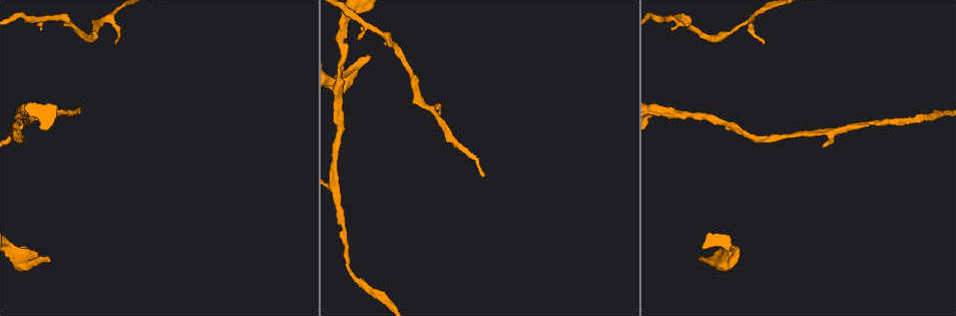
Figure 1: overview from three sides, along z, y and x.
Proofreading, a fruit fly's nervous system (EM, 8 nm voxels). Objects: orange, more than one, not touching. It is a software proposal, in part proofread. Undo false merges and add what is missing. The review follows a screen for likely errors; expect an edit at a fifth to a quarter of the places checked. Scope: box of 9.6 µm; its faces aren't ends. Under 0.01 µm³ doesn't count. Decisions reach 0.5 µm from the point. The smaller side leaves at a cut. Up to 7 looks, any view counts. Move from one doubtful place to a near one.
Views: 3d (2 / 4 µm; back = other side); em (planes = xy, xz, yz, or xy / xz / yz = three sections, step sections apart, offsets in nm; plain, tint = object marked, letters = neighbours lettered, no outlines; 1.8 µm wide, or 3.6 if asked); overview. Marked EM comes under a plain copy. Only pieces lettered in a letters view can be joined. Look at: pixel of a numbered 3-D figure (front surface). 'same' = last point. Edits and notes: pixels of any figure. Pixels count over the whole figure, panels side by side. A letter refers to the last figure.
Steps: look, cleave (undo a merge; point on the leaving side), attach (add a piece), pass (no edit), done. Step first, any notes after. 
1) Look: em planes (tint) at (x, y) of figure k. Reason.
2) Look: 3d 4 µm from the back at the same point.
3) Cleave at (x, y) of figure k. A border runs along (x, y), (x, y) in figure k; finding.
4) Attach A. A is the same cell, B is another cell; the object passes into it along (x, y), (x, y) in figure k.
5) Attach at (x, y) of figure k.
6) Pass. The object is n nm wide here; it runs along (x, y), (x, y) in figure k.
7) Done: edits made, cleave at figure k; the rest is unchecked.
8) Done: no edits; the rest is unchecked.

Look: 3d 2 µm at (116, 44) of figure 1. Thin end.

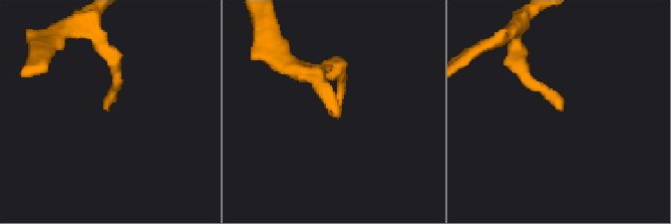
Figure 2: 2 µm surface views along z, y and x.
Look: em xy step 4 (tint) at (330, 113) of figure 2.

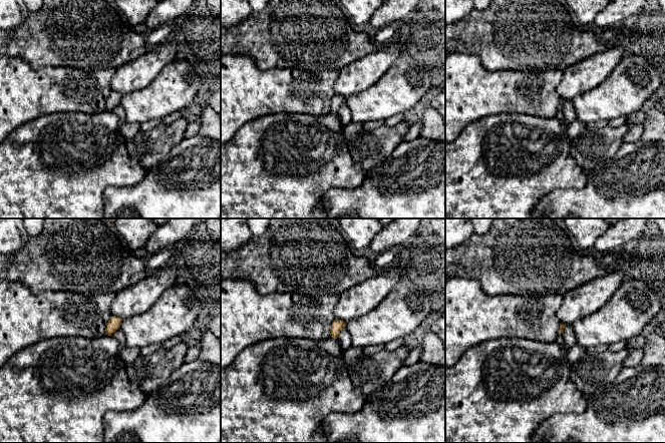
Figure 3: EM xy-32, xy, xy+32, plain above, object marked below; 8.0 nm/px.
Look: em xy step 4 (letters) at the same point. See the neighbours.

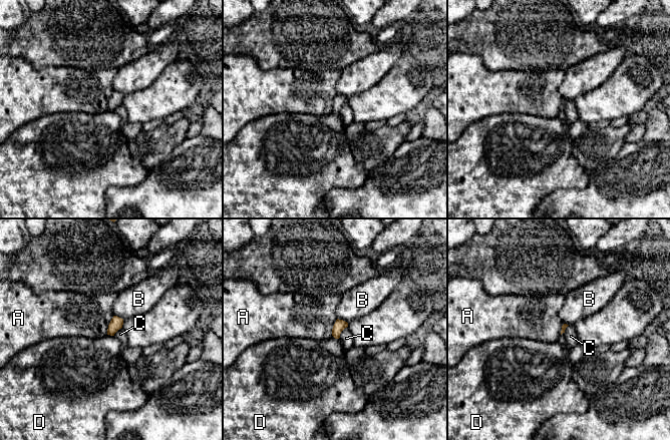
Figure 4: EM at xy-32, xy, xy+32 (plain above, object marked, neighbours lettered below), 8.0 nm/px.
Pass. The longest contact is with A, 160 nm; A, B, C and D are other cells; none of them fits.

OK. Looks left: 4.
Look: em xy step 4 (tint) at (671, 29) of figure 1. Tapers out.

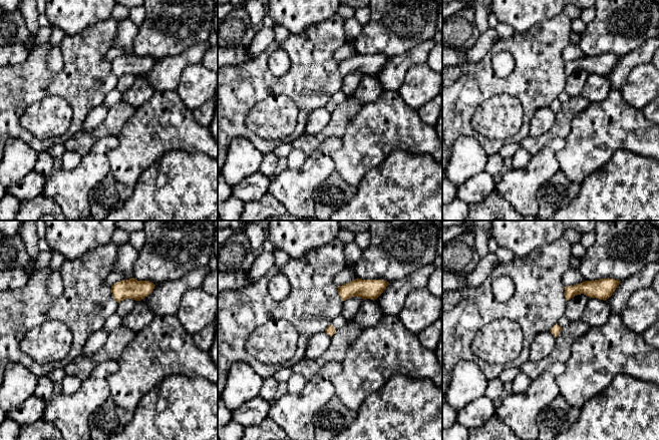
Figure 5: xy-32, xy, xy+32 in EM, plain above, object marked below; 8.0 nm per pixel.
Look: em planes (letters) at the same point.

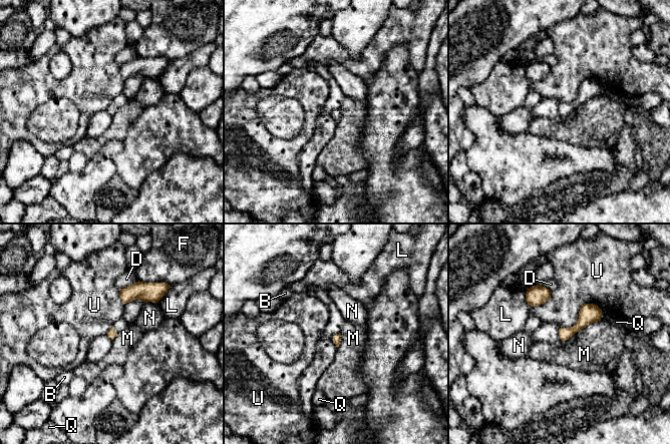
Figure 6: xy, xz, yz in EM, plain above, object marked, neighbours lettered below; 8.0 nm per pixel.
Pass. The longest contact is with U, 360 nm; B, D, F, L, M, N, Q and U are other cells; none of them fits.

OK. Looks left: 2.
Look: em planes (letters) at (335, 179) of figure 1.

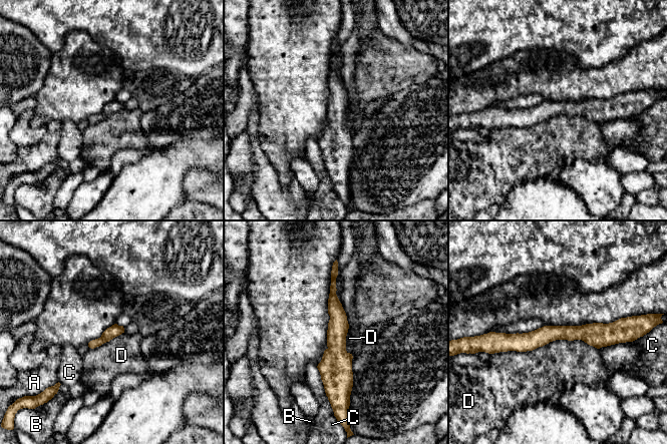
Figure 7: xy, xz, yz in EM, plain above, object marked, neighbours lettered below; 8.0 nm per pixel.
Pass. The object is 90 nm wide here; A, B, C and D are other cells; a border runs along (598, 348), (553, 340), (493, 353) in figure 7; one cell here.

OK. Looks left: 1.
Done: no edits; the rest is unchecked.

